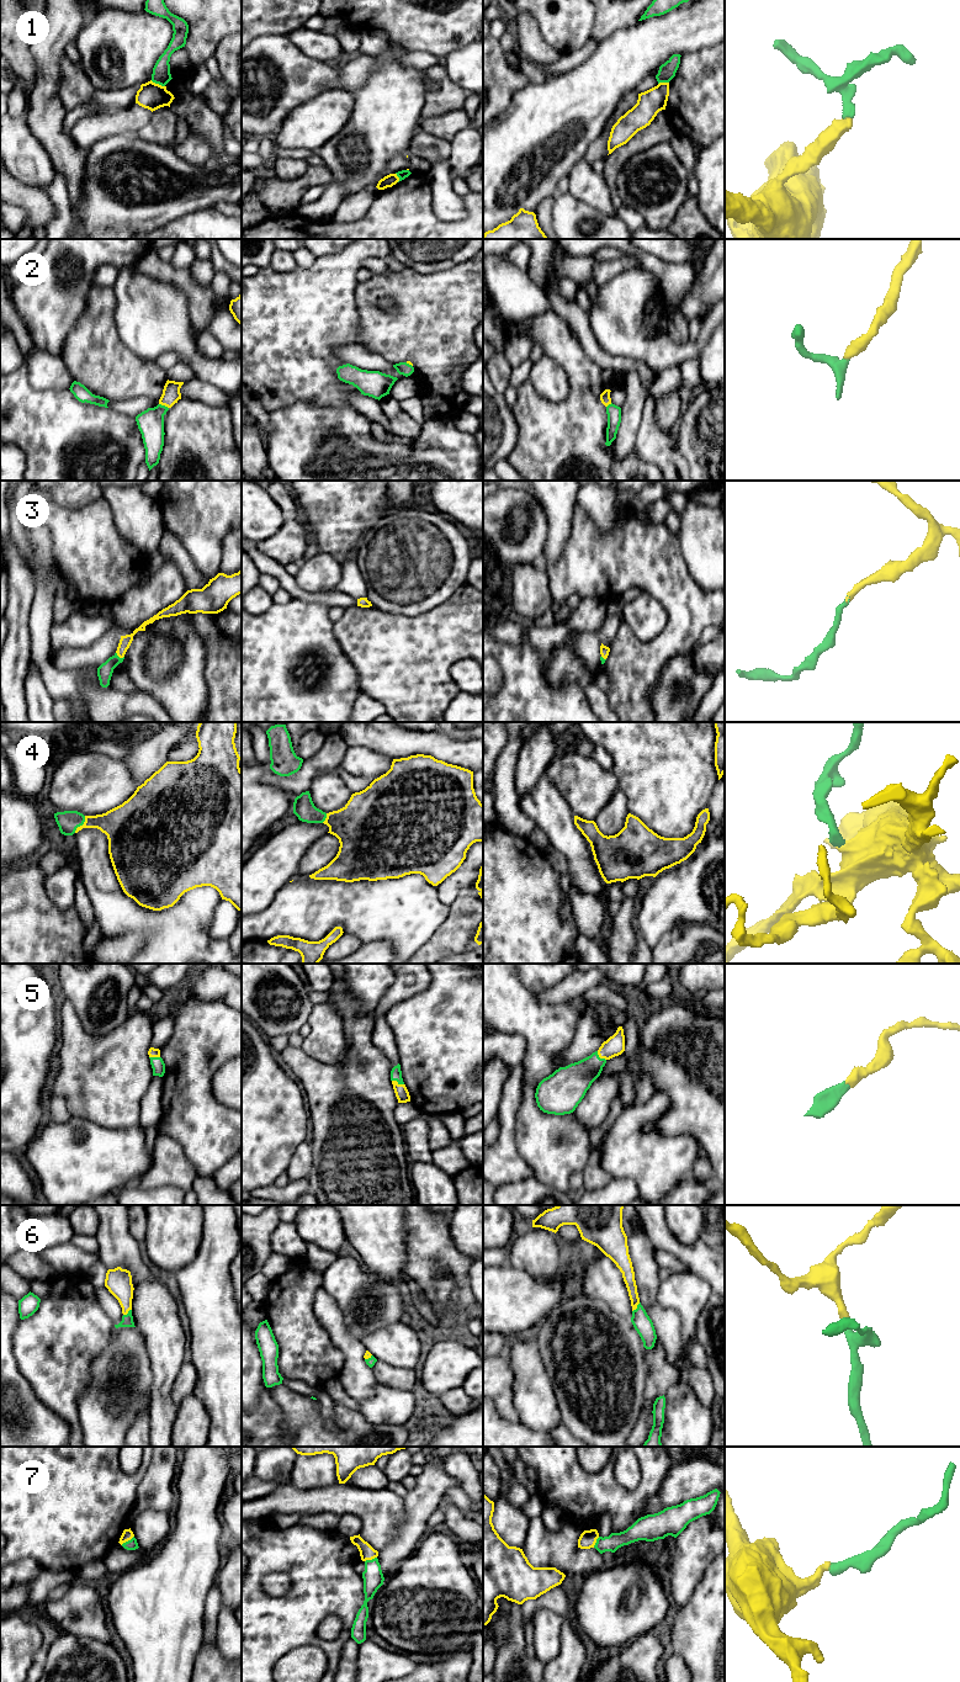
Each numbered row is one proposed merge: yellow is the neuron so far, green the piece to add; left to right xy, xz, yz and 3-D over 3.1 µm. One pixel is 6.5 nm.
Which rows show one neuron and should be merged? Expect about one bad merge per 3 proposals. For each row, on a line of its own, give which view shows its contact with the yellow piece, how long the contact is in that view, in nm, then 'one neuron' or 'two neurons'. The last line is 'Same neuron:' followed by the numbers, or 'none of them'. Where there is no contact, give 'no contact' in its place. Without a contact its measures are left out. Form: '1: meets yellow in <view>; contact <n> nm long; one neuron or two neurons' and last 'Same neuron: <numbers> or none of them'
1: meets yellow in xy; contact 100 nm long; two neurons
2: meets yellow in xy; contact 70 nm long; one neuron
3: meets yellow in xy; contact 70 nm long; one neuron
4: meets yellow in xy; contact 130 nm long; one neuron
5: meets yellow in xz; contact 90 nm long; one neuron
6: meets yellow in yz; contact 80 nm long; one neuron
7: meets yellow in xy; contact 110 nm long; one neuron
Same neuron: 2, 3, 4, 5, 6, 7

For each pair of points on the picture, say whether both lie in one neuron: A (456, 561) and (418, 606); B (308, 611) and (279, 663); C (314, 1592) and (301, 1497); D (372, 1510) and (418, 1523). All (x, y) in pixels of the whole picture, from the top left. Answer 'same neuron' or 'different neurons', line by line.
A: same neuron
B: same neuron
C: different neurons
D: different neurons

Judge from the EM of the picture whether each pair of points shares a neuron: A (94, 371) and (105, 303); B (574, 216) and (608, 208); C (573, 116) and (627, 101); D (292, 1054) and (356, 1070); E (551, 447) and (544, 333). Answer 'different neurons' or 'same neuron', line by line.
A: same neuron
B: different neurons
C: different neurons
D: same neuron
E: same neuron

